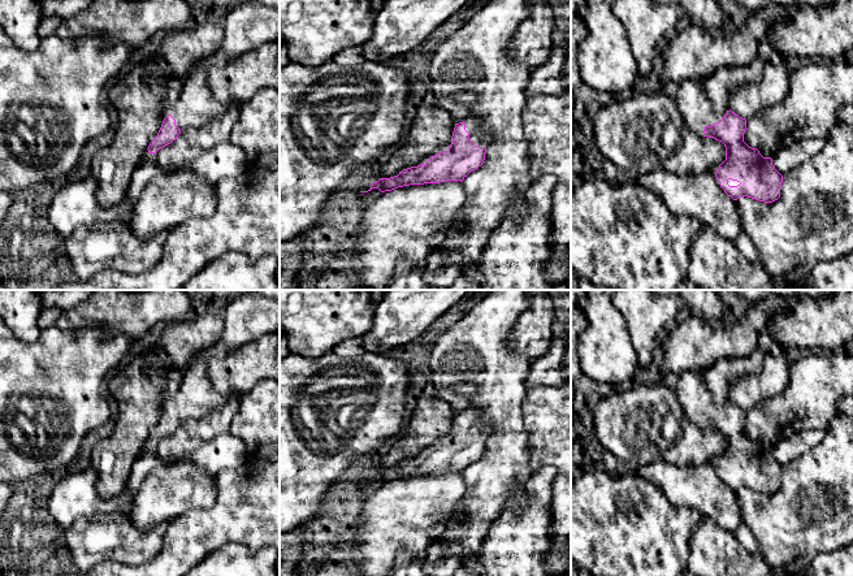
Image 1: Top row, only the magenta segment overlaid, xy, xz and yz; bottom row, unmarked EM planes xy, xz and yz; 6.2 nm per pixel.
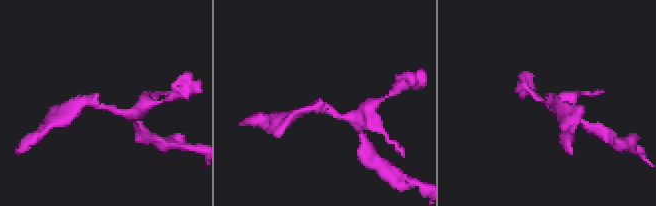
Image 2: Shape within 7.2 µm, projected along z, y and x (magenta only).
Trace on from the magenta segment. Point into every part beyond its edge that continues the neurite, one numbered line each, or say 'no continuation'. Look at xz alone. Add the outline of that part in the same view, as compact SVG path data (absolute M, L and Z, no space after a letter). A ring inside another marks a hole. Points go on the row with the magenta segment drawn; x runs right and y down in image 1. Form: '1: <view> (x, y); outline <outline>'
1: xz (473, 126); outline M467 117L459 122L466 124L466 130L469 133L469 139L479 147L488 148L490 144L490 134L482 130L482 124L476 117ZM456 122L456 124L459 124Z

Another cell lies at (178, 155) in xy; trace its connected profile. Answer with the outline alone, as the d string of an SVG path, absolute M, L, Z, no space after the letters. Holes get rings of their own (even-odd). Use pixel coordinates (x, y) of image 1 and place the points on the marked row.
M230 107L215 120L182 131L176 140L159 150L157 163L163 172L186 169L209 148L229 140L239 118L239 108Z

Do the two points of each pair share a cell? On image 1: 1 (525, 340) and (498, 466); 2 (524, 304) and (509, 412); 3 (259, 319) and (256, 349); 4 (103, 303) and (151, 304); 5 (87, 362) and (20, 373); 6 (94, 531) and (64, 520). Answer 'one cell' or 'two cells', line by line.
1: two cells
2: one cell
3: two cells
4: one cell
5: one cell
6: two cells

